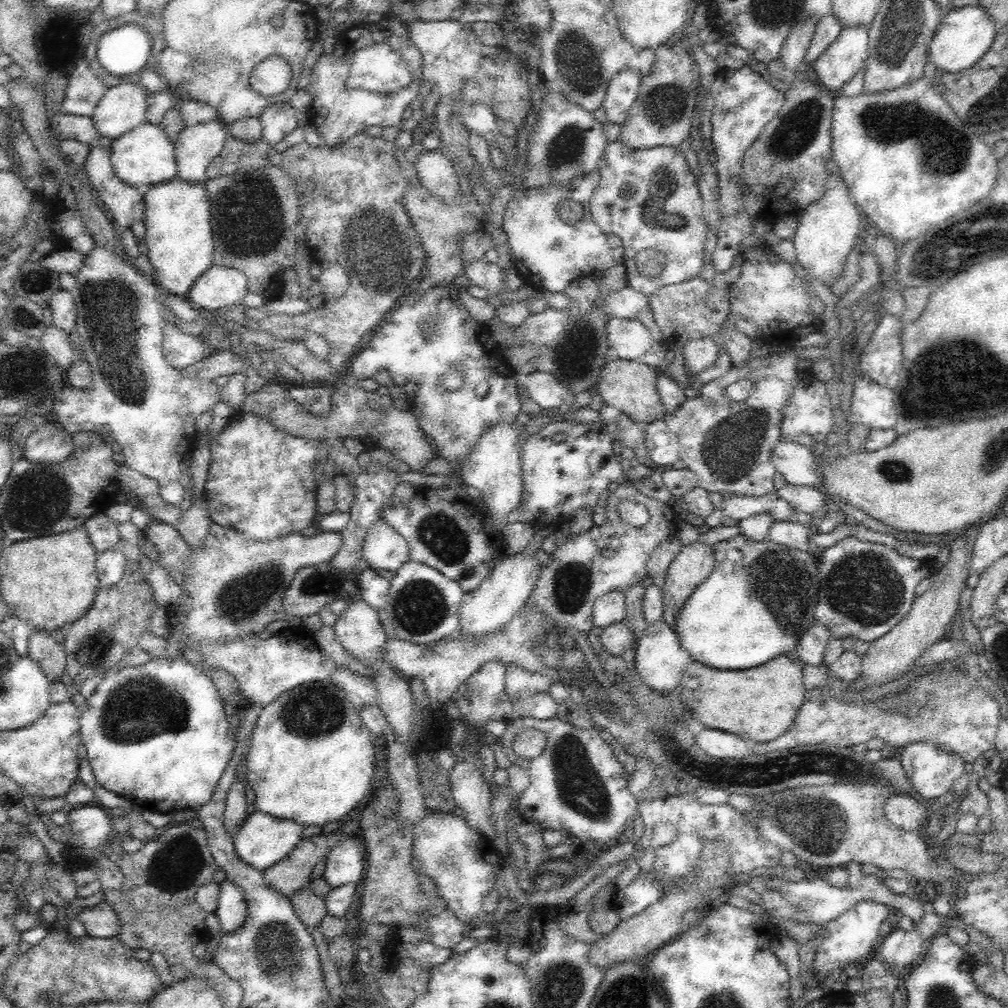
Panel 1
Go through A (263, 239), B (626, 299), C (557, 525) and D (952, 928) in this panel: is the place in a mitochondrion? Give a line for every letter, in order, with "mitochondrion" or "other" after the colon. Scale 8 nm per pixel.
A: mitochondrion
B: other
C: other
D: other

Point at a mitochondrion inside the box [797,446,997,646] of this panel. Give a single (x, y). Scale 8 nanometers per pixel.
(863, 589)

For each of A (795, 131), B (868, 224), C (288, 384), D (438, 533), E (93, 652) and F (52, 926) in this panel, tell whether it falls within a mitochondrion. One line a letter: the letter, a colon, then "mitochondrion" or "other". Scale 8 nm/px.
A: mitochondrion
B: other
C: other
D: mitochondrion
E: mitochondrion
F: other

